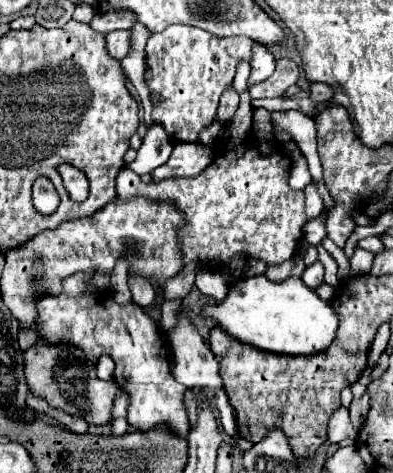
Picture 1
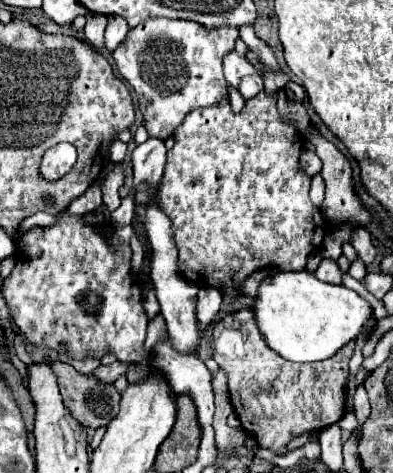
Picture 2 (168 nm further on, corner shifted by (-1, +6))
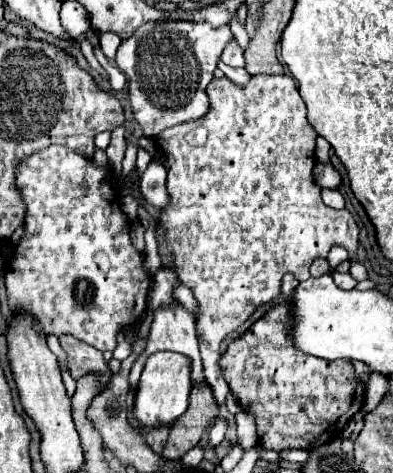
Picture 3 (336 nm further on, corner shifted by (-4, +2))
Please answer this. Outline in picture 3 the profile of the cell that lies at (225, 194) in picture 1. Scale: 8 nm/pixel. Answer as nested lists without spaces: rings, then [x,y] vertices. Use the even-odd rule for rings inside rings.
[[[259,74],[251,76],[245,86],[237,86],[229,78],[213,78],[207,86],[207,96],[211,106],[203,118],[171,126],[155,136],[157,148],[167,158],[169,192],[169,204],[159,218],[157,244],[161,266],[173,268],[197,300],[195,326],[205,380],[213,388],[219,406],[223,406],[229,386],[219,368],[221,342],[261,304],[281,294],[283,274],[291,272],[299,282],[307,280],[313,258],[325,258],[335,244],[353,256],[357,250],[357,224],[347,210],[331,210],[321,200],[321,188],[313,180],[315,138],[319,134],[305,118],[307,110],[291,76]]]

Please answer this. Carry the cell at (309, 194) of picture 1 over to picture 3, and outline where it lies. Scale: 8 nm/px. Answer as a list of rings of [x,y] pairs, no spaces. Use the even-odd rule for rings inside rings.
[[[323,190],[323,202],[329,206],[329,208],[337,208],[337,210],[341,210],[343,206],[345,206],[345,200],[343,200],[343,196],[337,192],[337,190]]]

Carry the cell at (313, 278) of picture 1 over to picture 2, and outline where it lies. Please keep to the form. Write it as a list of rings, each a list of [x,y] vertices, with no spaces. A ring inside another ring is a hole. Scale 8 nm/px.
[[[324,258],[320,262],[320,266],[314,274],[318,280],[328,282],[328,284],[340,284],[342,282],[342,270],[338,268],[338,264],[334,260],[328,260],[328,258]]]

